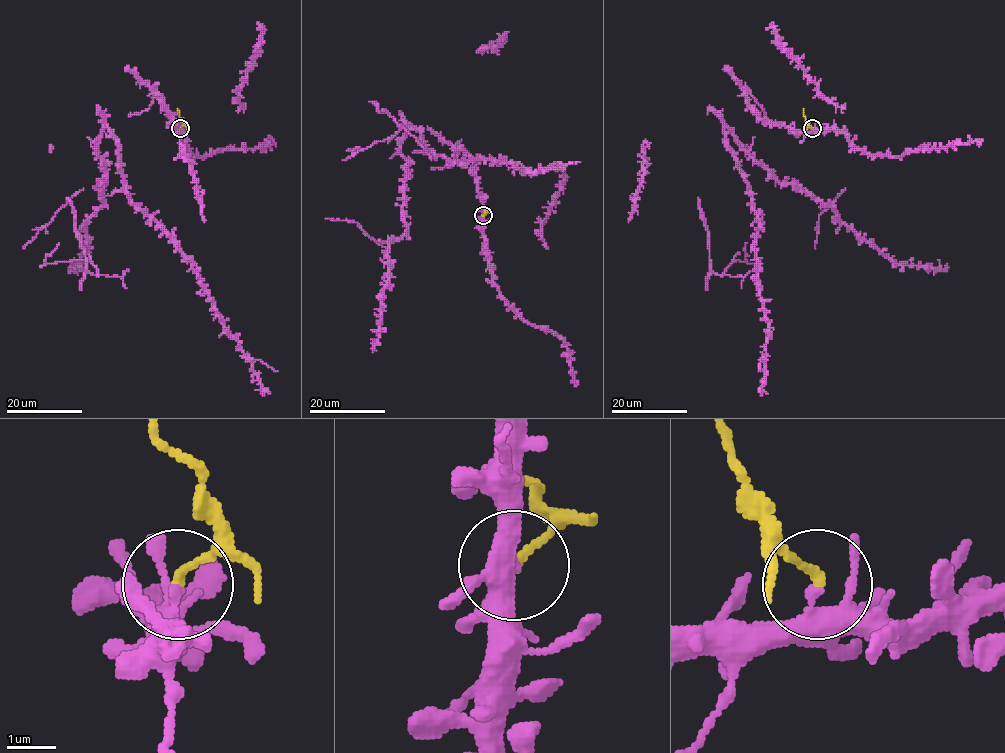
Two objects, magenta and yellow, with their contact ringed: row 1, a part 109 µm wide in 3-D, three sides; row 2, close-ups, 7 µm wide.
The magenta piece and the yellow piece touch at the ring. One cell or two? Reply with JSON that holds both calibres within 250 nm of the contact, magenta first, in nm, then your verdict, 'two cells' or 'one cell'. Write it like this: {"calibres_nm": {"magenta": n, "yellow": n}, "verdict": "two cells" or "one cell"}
{"calibres_nm": {"magenta": 340, "yellow": 180}, "verdict": "two cells"}

